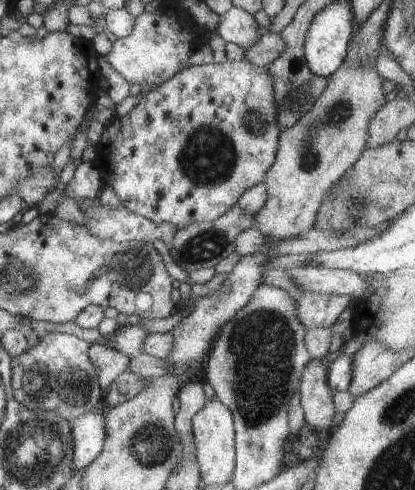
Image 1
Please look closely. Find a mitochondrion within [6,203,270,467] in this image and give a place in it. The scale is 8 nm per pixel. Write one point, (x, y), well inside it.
(58, 383)

